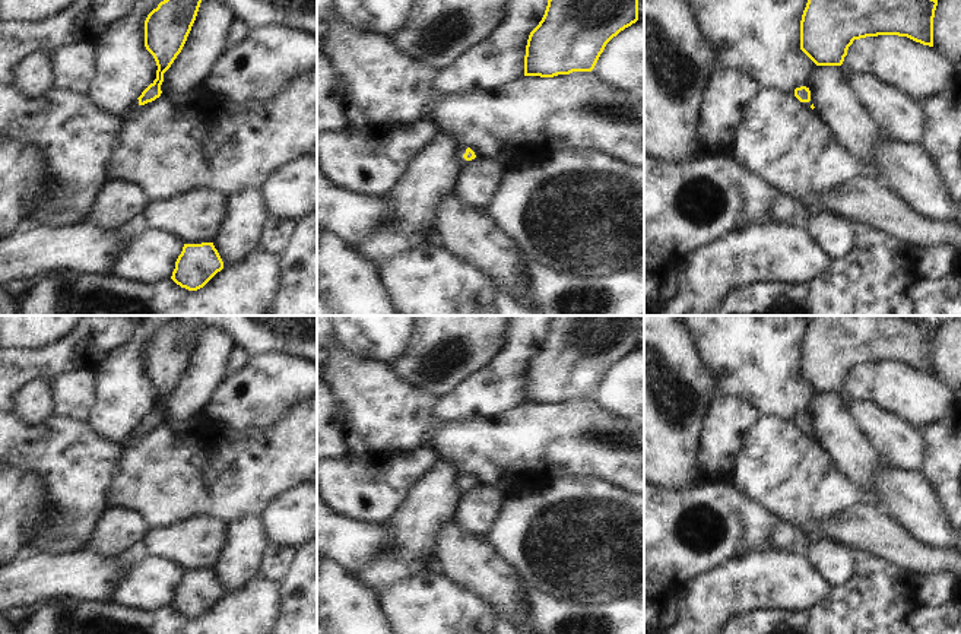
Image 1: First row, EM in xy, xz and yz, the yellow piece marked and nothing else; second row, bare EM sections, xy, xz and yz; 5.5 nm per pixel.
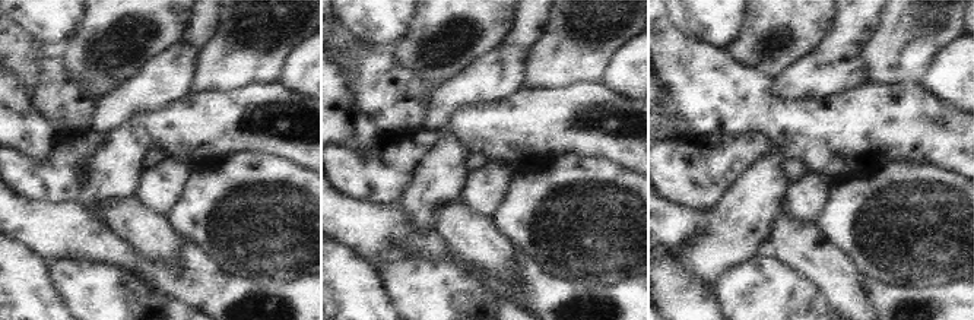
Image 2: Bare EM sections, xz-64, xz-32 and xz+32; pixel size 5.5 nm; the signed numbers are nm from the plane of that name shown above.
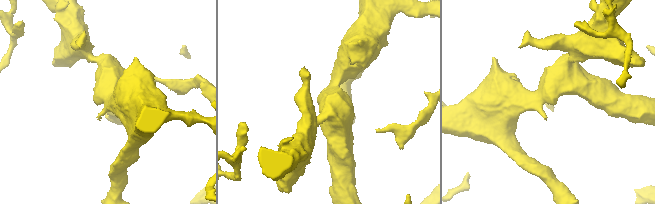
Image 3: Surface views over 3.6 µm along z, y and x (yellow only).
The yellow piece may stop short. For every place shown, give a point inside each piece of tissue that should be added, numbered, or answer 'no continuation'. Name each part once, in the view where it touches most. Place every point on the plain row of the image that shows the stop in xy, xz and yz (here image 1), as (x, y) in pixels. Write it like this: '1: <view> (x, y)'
1: xz (459, 482)

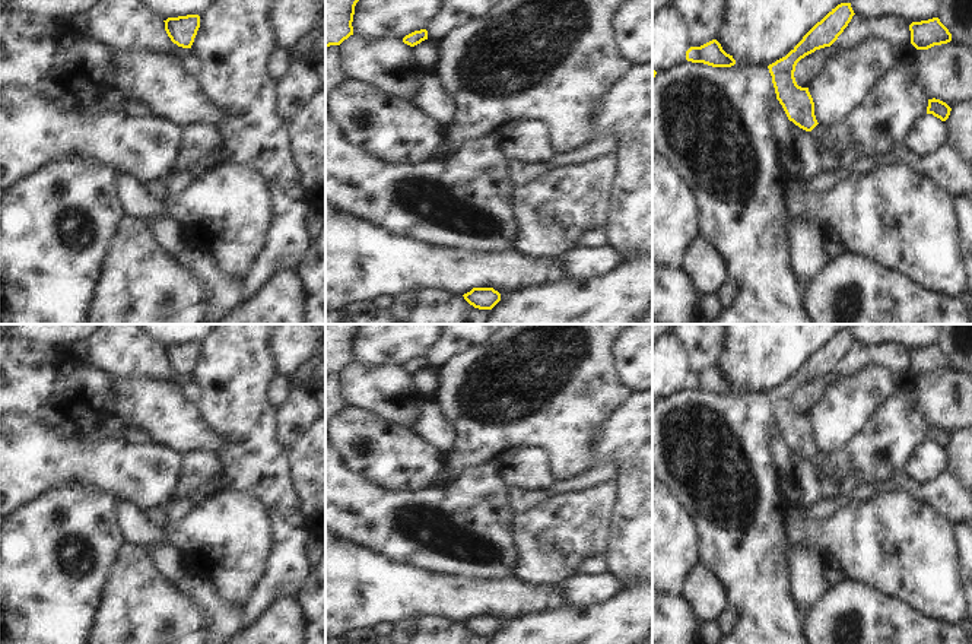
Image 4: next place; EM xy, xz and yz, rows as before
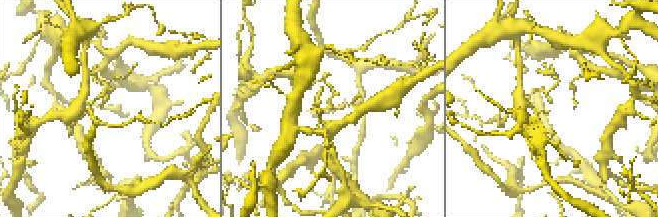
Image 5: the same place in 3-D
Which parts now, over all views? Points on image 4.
1: yz (829, 481)

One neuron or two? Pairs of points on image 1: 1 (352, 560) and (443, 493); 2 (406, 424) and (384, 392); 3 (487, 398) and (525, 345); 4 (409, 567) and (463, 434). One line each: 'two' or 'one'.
1: two
2: one
3: one
4: two

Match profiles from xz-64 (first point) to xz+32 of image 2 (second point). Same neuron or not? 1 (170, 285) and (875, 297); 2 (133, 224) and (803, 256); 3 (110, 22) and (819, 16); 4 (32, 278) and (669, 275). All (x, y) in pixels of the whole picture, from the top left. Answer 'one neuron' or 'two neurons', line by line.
1: one neuron
2: one neuron
3: one neuron
4: one neuron

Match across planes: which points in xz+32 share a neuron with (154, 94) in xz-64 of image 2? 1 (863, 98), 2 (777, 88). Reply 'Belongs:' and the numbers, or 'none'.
Belongs: 2

